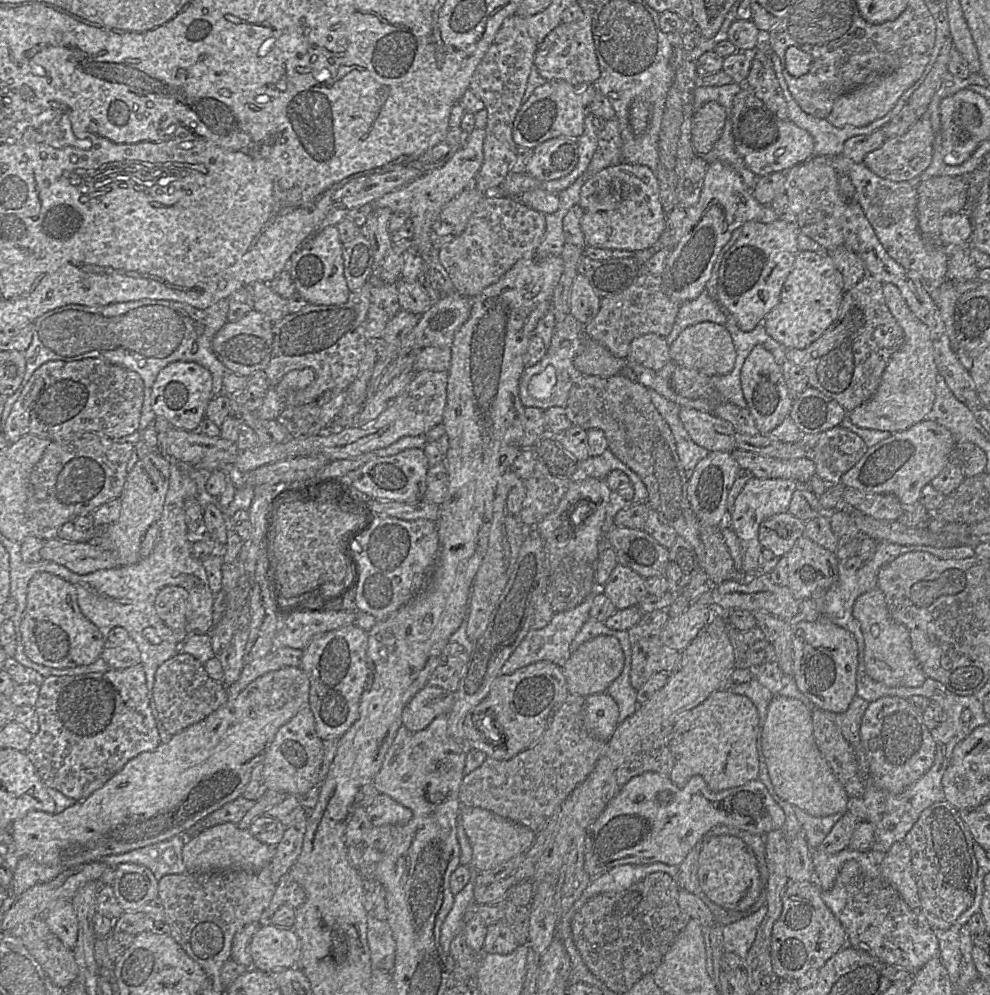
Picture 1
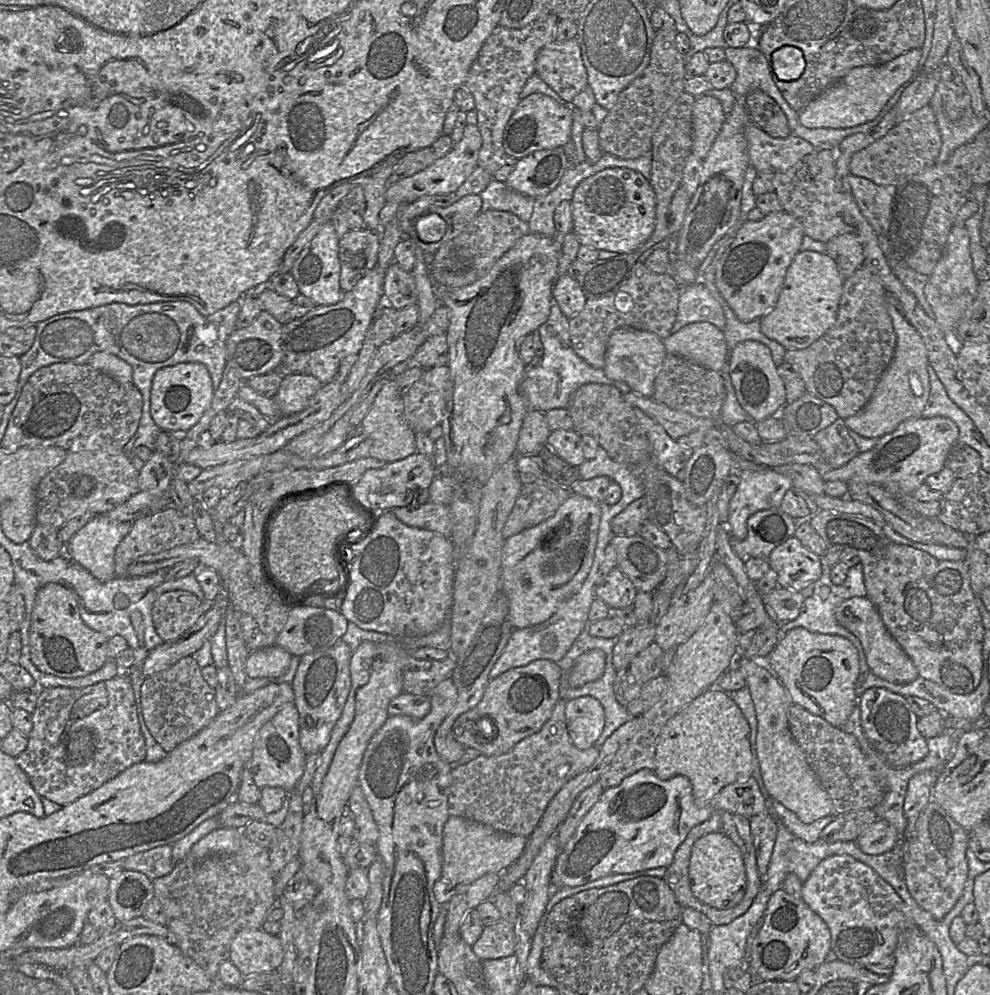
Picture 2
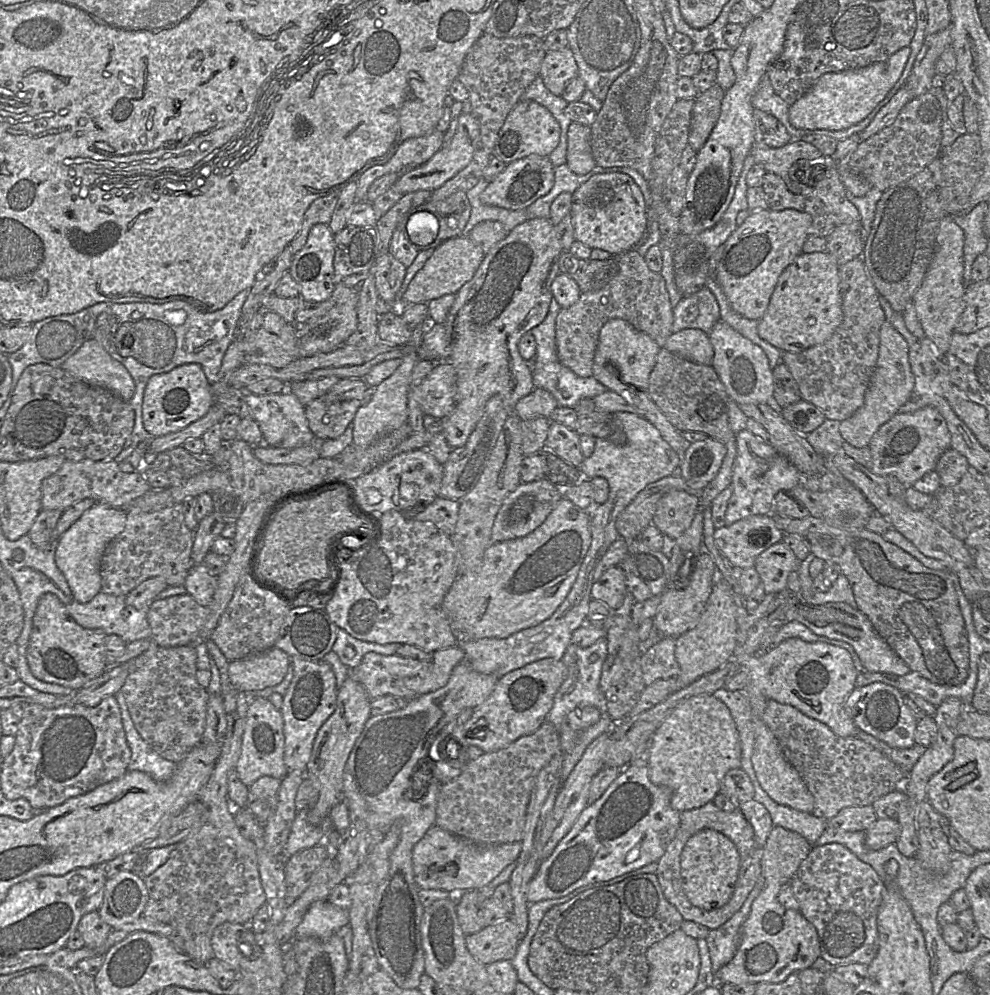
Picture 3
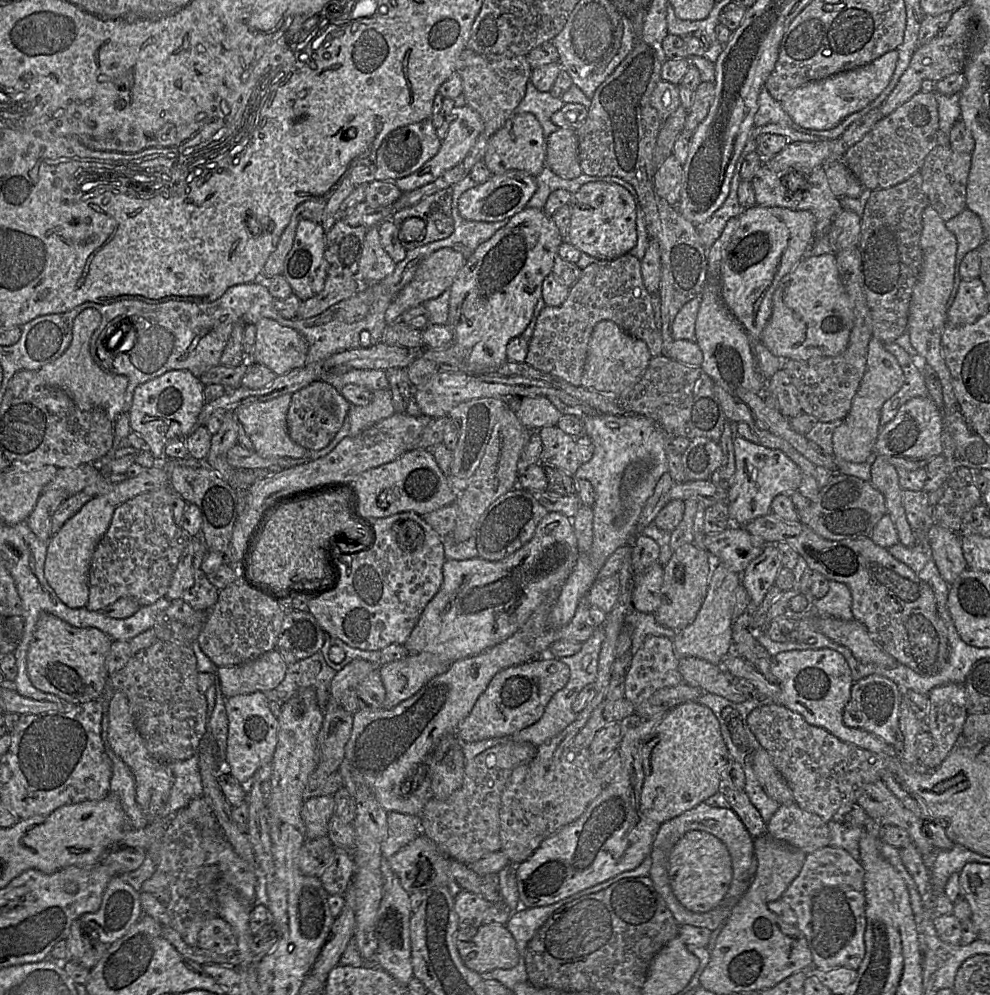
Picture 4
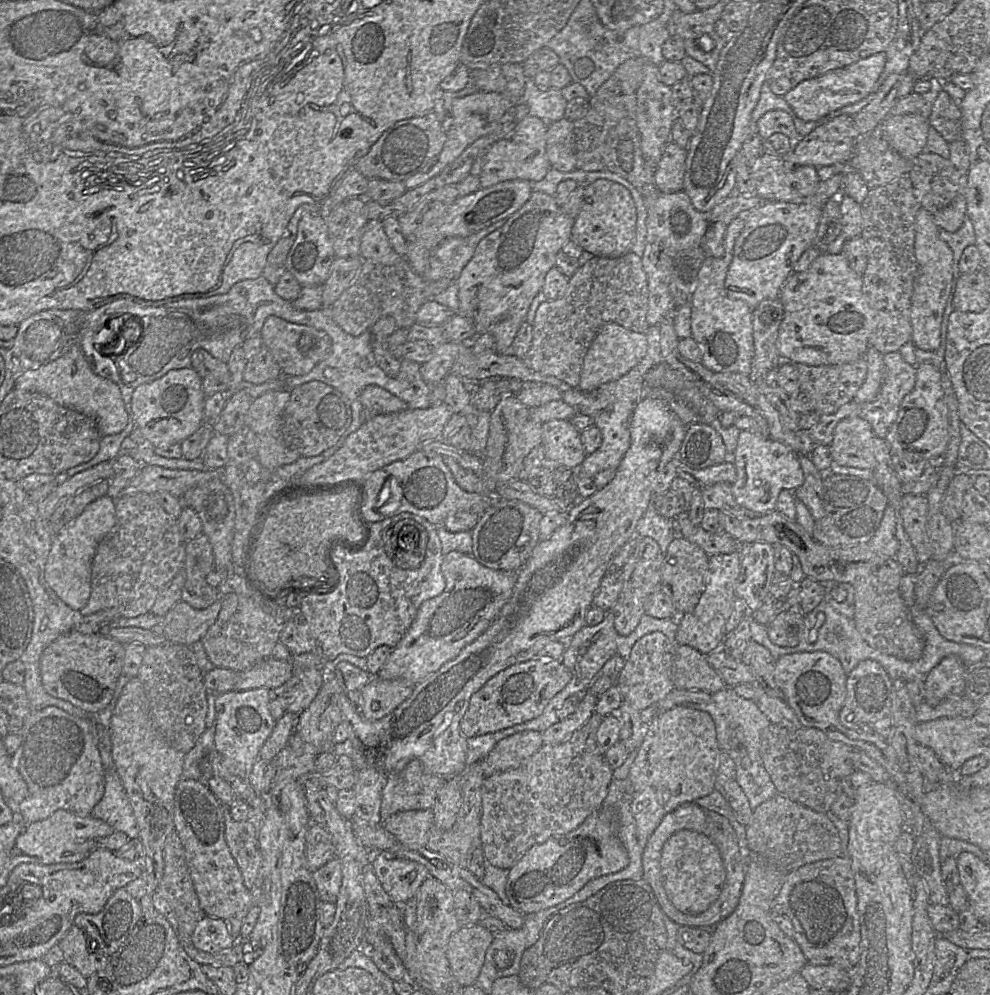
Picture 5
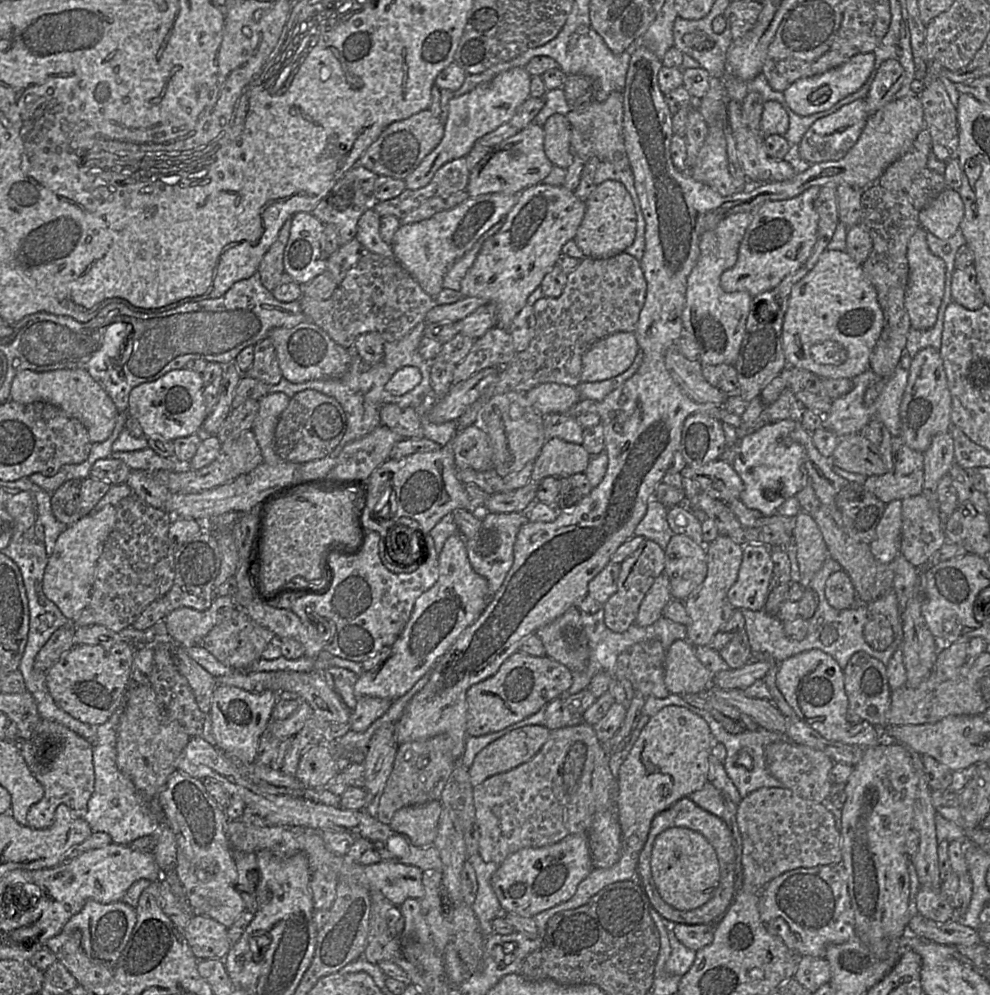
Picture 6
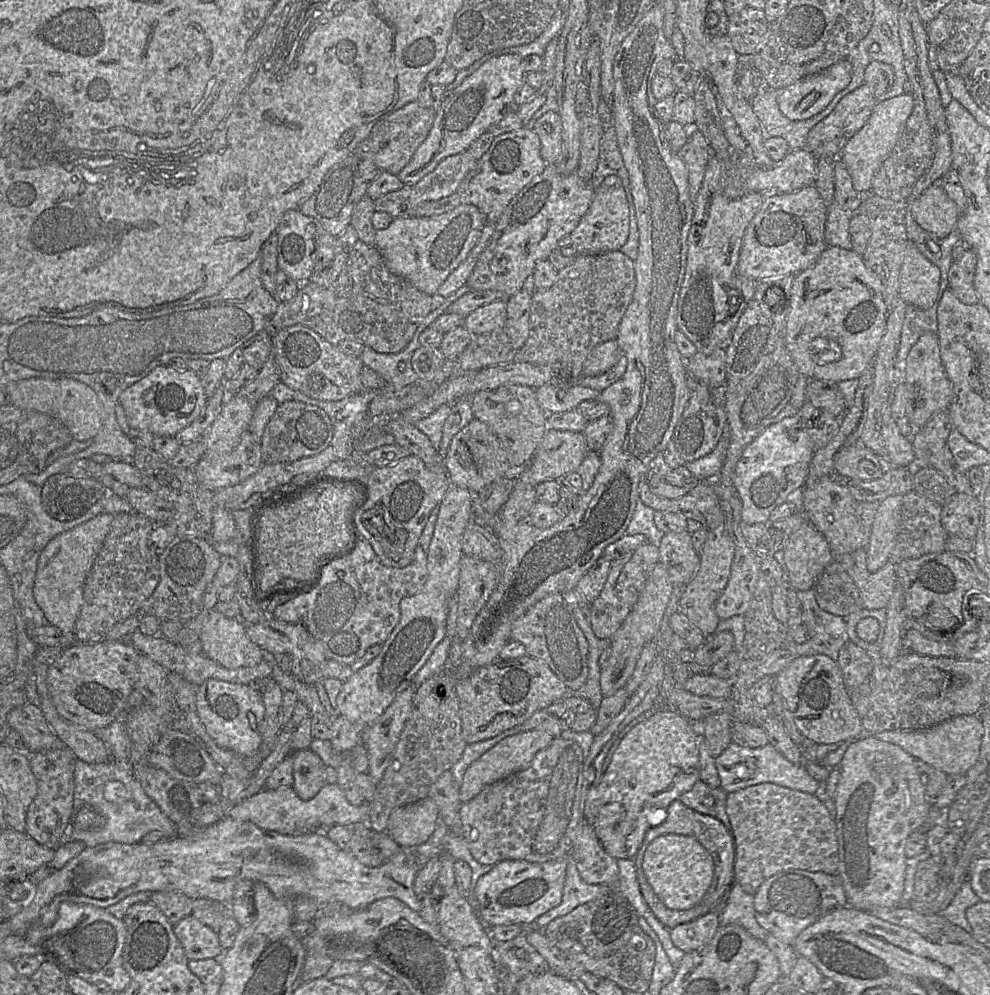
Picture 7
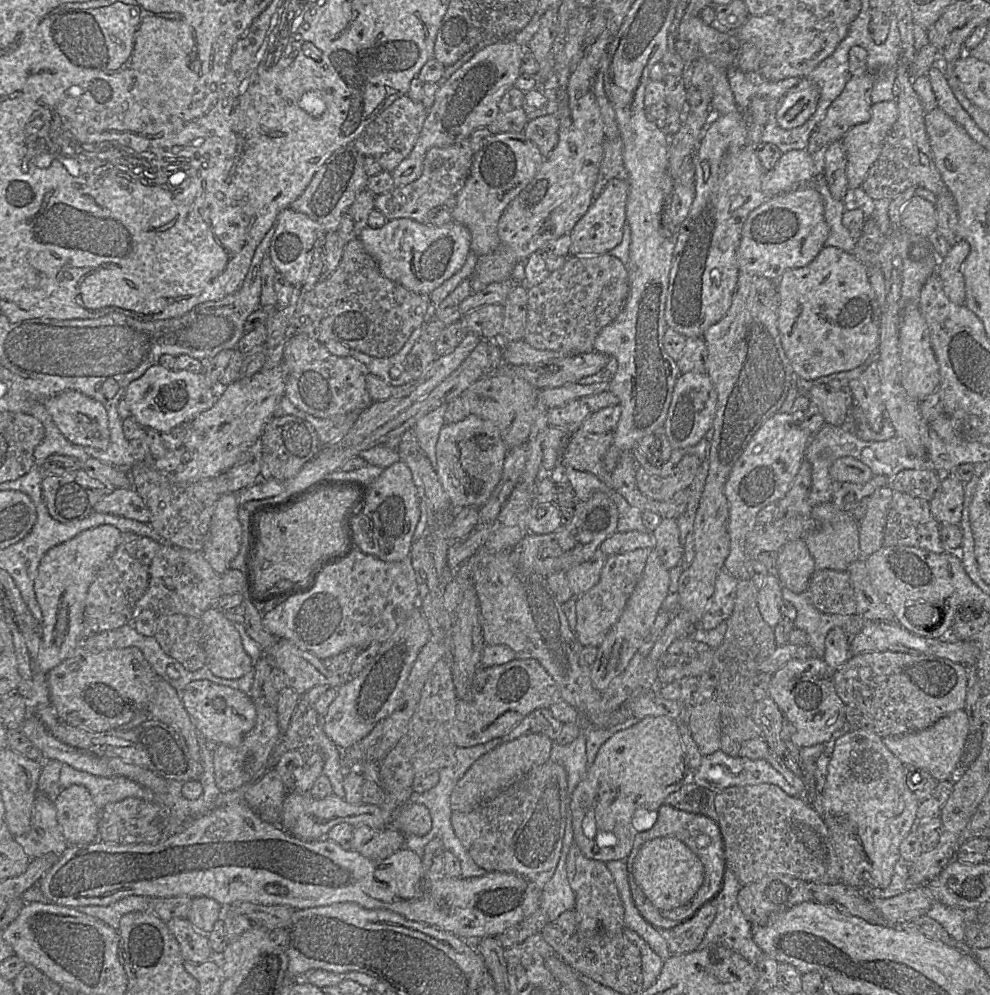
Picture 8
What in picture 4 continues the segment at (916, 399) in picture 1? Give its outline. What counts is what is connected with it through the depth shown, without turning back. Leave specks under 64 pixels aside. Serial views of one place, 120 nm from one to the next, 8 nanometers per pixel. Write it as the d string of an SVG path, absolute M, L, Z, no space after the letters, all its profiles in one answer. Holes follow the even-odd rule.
M872 337L868 344L866 371L852 400L851 409L833 433L832 443L836 459L862 463L872 457L881 429L881 408L903 383L904 373L896 357L886 350L883 342Z

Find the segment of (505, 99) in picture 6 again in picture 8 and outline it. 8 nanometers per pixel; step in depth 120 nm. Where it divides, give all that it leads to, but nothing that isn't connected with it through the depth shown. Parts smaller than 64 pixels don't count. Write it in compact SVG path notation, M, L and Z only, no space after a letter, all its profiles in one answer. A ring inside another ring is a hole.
M514 41L490 44L440 85L412 152L391 172L396 187L407 185L421 176L423 160L429 149L448 147L470 138L475 130L488 127L496 119L500 113L500 100L521 74L523 54L524 47Z

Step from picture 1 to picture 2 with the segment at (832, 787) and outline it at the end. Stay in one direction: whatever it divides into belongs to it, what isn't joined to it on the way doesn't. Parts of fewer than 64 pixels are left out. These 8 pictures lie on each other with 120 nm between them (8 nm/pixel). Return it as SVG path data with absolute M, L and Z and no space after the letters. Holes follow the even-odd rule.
M743 658L739 661L756 711L756 755L769 795L793 811L806 824L833 815L833 804L828 793L790 733L787 710L792 702L785 687L765 663L754 658Z

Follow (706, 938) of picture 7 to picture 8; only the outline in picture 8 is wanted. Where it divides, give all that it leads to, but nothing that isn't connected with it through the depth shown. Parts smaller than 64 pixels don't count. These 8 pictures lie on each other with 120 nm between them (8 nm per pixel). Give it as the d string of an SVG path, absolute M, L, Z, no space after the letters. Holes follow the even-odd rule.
M717 901L706 905L693 919L663 931L672 955L697 950L717 912Z

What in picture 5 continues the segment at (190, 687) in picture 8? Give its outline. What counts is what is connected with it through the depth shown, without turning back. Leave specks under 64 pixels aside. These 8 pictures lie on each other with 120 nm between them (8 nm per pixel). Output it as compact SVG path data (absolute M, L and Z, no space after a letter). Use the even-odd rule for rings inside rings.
M268 688L216 693L215 749L228 759L230 771L242 778L249 777L263 744L274 728L275 720L269 711L271 699L271 690Z

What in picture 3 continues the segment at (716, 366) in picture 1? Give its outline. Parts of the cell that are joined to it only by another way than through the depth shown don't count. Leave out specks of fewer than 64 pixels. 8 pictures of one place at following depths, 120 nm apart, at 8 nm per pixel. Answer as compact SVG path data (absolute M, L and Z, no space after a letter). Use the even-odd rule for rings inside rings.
M695 328L672 333L664 348L694 363L708 366L711 366L714 356L709 335Z

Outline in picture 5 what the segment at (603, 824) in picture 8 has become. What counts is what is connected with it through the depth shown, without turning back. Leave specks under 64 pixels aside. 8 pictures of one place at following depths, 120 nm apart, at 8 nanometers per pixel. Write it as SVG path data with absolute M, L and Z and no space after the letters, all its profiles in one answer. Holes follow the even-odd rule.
M677 706L658 713L645 726L644 739L628 774L635 836L642 847L667 813L714 791L720 752L715 724L707 712Z

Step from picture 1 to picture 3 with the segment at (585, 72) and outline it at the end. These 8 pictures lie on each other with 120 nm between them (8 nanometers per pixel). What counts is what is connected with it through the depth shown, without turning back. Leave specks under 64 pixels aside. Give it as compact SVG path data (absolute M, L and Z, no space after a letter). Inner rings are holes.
M567 46L546 52L541 62L539 77L550 92L562 96L570 80L578 77L578 66L571 49Z

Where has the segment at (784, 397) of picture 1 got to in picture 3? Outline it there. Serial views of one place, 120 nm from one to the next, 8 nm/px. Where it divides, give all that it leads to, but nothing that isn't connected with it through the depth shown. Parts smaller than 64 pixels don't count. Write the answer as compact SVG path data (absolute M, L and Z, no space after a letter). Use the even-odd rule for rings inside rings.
M721 319L709 333L714 348L711 366L716 371L730 399L738 404L773 403L773 369L763 349Z

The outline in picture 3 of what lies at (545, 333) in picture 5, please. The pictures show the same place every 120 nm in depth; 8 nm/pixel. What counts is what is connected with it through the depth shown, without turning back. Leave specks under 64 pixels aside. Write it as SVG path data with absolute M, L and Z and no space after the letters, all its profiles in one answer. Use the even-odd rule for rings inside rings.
M636 250L614 255L619 270L612 280L597 291L581 292L578 301L569 308L561 308L555 322L555 343L559 362L578 377L593 375L593 362L603 325L612 319L622 319L636 330L649 335L664 348L672 334L674 307L660 273L652 272L645 258Z

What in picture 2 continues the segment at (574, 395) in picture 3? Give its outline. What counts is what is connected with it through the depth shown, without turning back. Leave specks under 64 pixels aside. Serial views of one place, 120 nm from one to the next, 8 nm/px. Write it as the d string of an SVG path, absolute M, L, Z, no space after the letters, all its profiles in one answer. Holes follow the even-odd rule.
M554 301L550 308L550 314L537 332L544 346L541 362L535 367L528 367L520 383L520 392L525 399L528 410L538 410L543 413L553 409L568 409L570 397L580 386L588 383L612 385L622 394L630 392L630 388L624 382L609 379L603 369L593 368L576 355L571 346L564 346L561 331L569 331L569 318L561 311Z

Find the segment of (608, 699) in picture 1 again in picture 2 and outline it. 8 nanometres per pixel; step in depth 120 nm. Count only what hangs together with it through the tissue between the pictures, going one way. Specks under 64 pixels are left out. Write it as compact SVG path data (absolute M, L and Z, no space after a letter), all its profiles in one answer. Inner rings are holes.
M587 695L567 701L565 717L570 739L577 748L586 750L595 745L605 724L604 709L596 698Z

